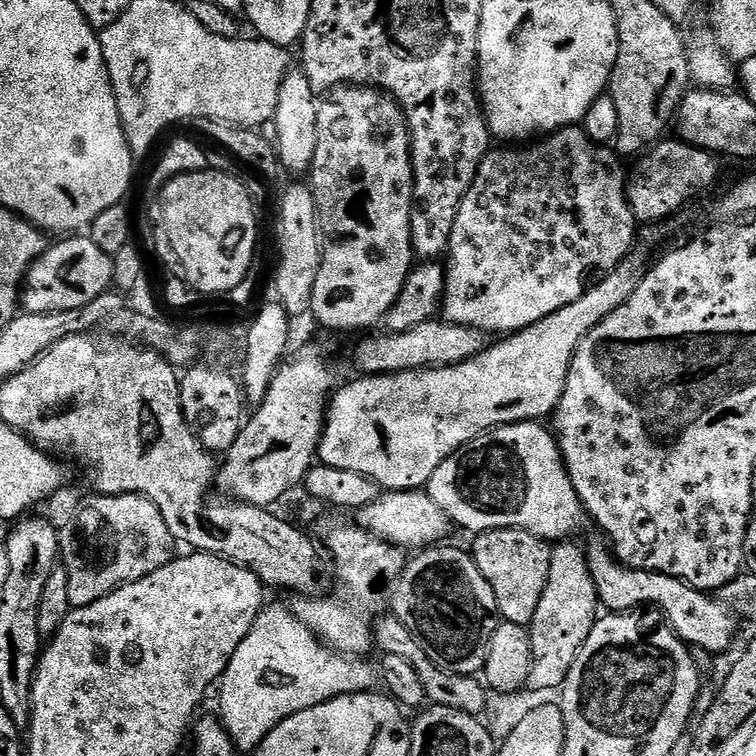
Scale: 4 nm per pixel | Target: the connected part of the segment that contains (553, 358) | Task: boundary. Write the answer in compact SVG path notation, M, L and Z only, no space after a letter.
M639 250L633 251L621 264L613 268L612 271L603 273L597 279L600 280L597 284L596 281L589 283L588 287L584 289L582 298L578 298L578 302L570 302L570 306L562 306L562 310L554 310L554 314L542 318L542 322L534 322L534 326L497 339L500 340L497 344L489 343L484 351L479 352L477 356L472 356L469 360L463 360L460 364L447 364L441 368L419 368L418 370L410 370L409 372L394 372L386 376L369 376L364 374L356 378L360 380L352 380L349 384L341 383L333 391L326 404L324 435L321 436L318 447L319 463L326 466L334 466L338 470L354 470L363 476L370 476L375 484L380 485L381 489L390 492L410 492L423 489L427 486L434 474L434 470L438 470L438 466L442 466L442 462L446 462L446 458L450 458L450 454L454 454L463 444L469 444L474 438L478 438L482 433L488 432L491 428L502 424L521 424L523 420L540 422L545 419L543 416L551 417L560 404L560 399L564 393L566 378L570 374L570 362L574 358L576 347L580 345L582 338L586 338L586 334L590 334L590 330L594 330L594 326L598 326L598 322L602 322L607 316L614 314L614 310L618 310L618 306L622 306L622 302L626 302L630 298L630 294L634 294L634 290L640 285L640 280L644 276L645 271L646 263L644 264L643 254Z

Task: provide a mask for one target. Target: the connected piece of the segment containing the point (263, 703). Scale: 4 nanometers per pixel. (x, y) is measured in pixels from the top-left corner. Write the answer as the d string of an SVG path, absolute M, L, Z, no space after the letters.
M269 603L261 611L259 618L254 622L250 634L242 638L238 650L230 658L224 675L218 681L220 688L219 719L224 721L224 728L230 734L232 743L236 745L237 753L255 753L255 750L286 718L295 712L313 708L319 704L330 702L339 696L355 696L357 692L372 692L378 684L378 672L372 668L364 658L345 656L344 653L328 647L315 632L309 630L295 611L283 608L280 604Z

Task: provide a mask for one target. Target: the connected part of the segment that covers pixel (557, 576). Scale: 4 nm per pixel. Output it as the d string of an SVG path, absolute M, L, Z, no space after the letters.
M560 542L552 549L552 557L550 558L550 578L546 582L546 590L542 594L542 602L538 602L538 614L534 614L530 625L532 634L532 669L528 675L527 687L533 688L536 692L544 692L547 688L559 689L566 682L566 678L570 674L570 666L574 666L574 658L578 654L578 650L582 650L582 646L586 642L586 638L590 634L590 630L596 625L598 619L598 597L596 595L596 587L594 586L594 578L588 569L588 557L583 547L579 548L576 542Z

